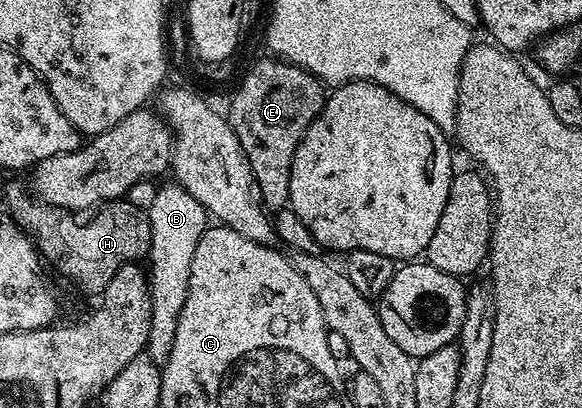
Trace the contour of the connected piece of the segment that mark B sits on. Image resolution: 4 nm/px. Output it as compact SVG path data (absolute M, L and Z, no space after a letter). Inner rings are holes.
M179 184L161 185L156 191L156 199L147 211L152 229L152 249L149 259L149 286L151 288L151 328L146 352L160 364L168 358L177 331L178 318L189 292L190 264L194 261L194 248L202 240L210 225L210 215ZM151 266L152 268L151 268Z

